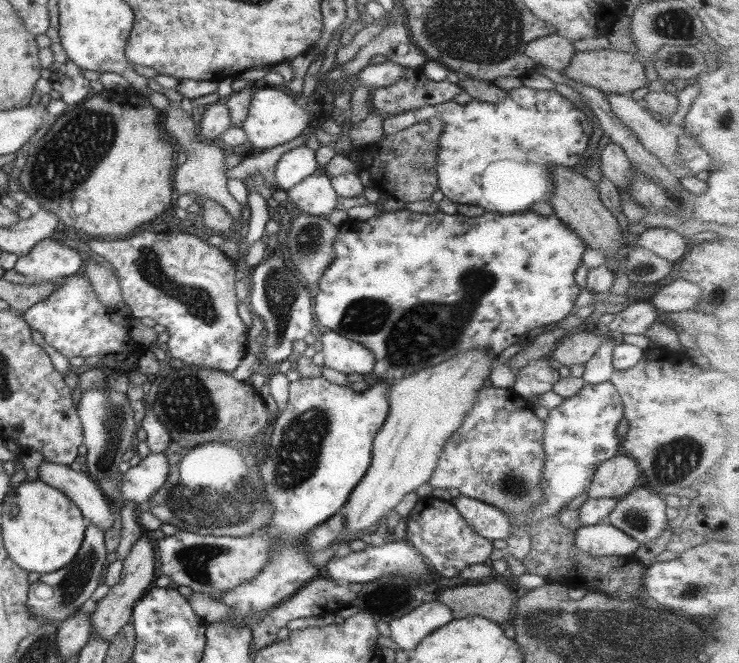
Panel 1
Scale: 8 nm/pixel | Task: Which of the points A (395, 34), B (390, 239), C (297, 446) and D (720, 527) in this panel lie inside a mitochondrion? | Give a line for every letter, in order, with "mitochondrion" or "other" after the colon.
A: other
B: other
C: mitochondrion
D: other

